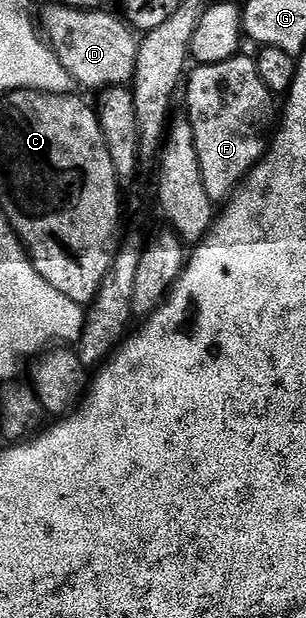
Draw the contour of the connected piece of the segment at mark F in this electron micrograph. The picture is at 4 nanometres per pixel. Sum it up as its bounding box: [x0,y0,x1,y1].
[186,54,278,202]

